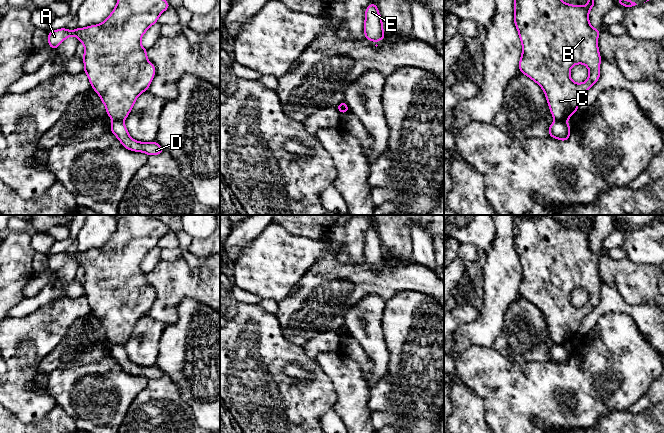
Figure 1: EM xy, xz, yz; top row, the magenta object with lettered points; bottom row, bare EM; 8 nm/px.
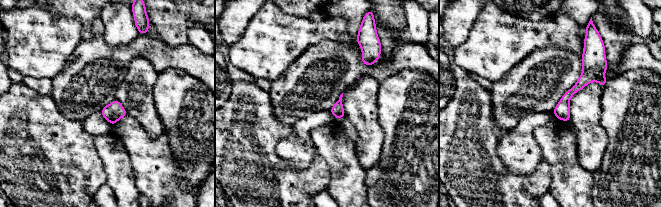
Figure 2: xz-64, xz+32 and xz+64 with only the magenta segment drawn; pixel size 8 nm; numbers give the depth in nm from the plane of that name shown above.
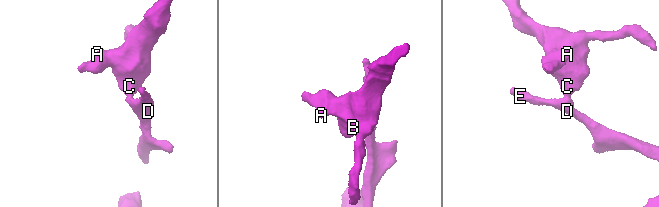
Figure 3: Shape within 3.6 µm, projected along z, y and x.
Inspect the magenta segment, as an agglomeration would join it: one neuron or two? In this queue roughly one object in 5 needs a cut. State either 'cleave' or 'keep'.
cleave

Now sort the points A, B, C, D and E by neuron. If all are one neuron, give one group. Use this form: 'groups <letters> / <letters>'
groups A B C / D E

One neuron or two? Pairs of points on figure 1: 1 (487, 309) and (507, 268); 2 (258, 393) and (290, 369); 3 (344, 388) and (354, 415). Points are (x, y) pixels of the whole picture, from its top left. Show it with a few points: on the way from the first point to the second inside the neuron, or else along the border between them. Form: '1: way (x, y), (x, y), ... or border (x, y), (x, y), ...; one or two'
1: way (496, 299), (500, 287), (500, 278); one
2: border (284, 366), (287, 375), (300, 382), (307, 381); two
3: way (351, 395), (352, 408); one

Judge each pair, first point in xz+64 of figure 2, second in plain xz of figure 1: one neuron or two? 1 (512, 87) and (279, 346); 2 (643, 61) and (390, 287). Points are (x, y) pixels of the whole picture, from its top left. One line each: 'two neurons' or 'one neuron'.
1: two neurons
2: one neuron

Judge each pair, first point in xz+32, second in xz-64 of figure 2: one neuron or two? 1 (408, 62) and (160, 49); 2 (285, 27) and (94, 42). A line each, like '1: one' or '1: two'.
1: one
2: two

